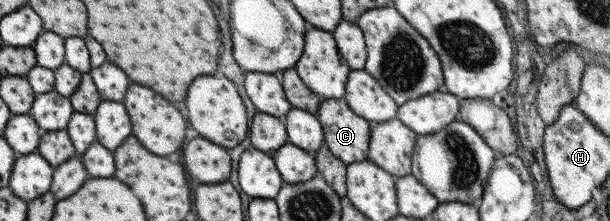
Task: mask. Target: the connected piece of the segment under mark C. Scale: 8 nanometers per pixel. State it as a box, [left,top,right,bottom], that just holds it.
[315,98,372,166]

